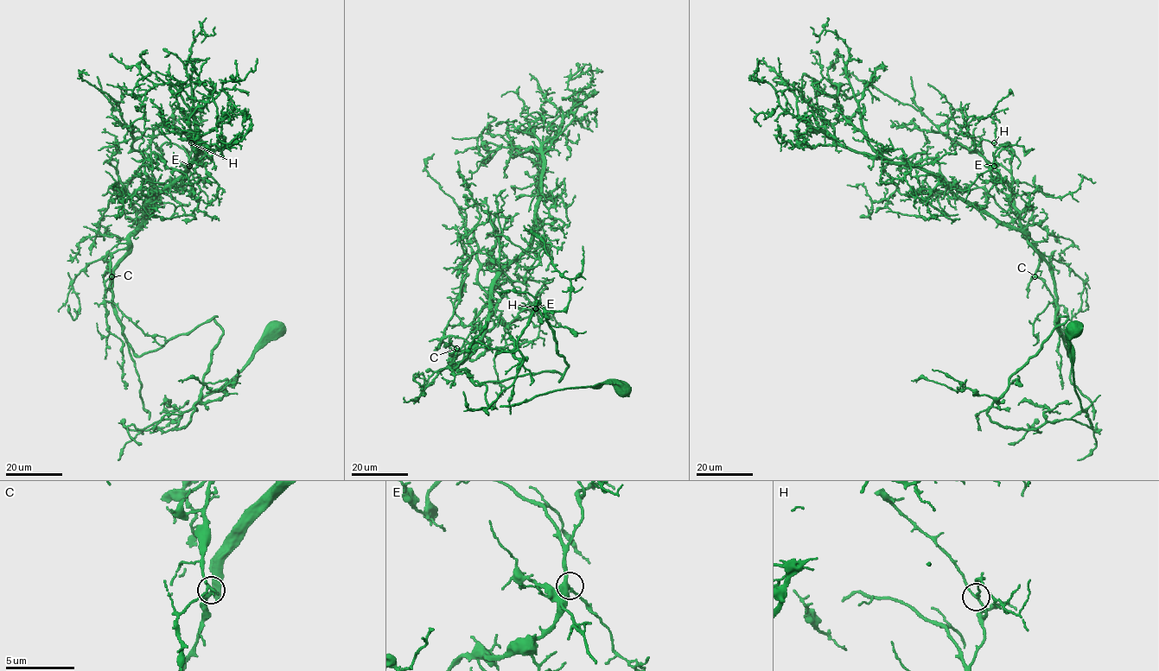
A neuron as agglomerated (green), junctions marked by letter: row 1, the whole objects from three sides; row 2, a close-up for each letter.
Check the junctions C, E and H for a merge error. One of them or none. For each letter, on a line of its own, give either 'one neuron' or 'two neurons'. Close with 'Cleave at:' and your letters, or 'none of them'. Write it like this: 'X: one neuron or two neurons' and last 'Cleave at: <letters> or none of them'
C: one neuron
E: one neuron
H: one neuron
Cleave at: none of them

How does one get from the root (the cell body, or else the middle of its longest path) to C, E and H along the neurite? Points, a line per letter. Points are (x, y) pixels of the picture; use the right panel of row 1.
C: (1073, 330), (1092, 427), (993, 422), (989, 408), (1060, 317), (1070, 353), (1034, 249), (1034, 276)
E: (1073, 330), (1092, 427), (993, 422), (989, 408), (1060, 317), (1070, 353), (1053, 271), (994, 166)
H: (1073, 330), (1092, 427), (993, 422), (989, 408), (1060, 317), (1070, 353), (1053, 271), (990, 172), (994, 142)

